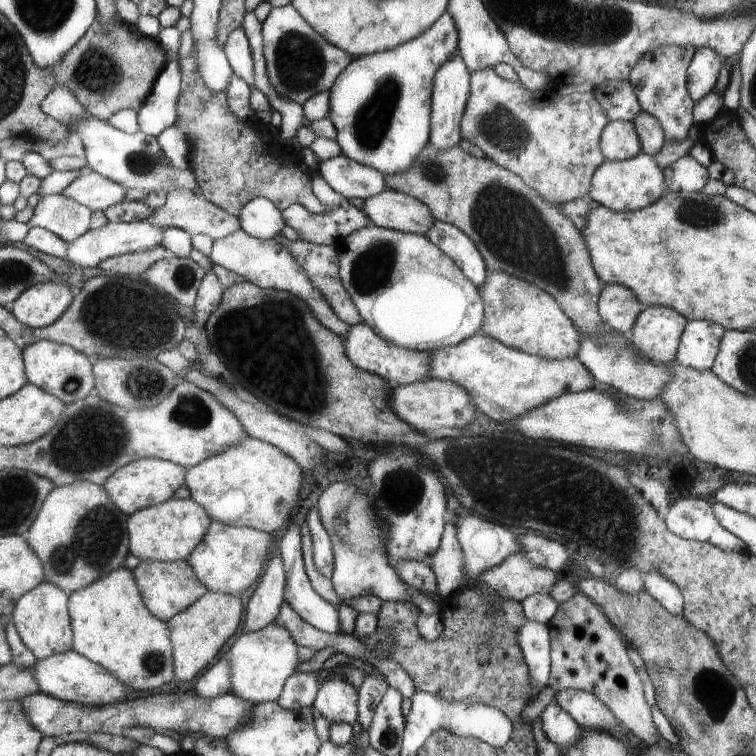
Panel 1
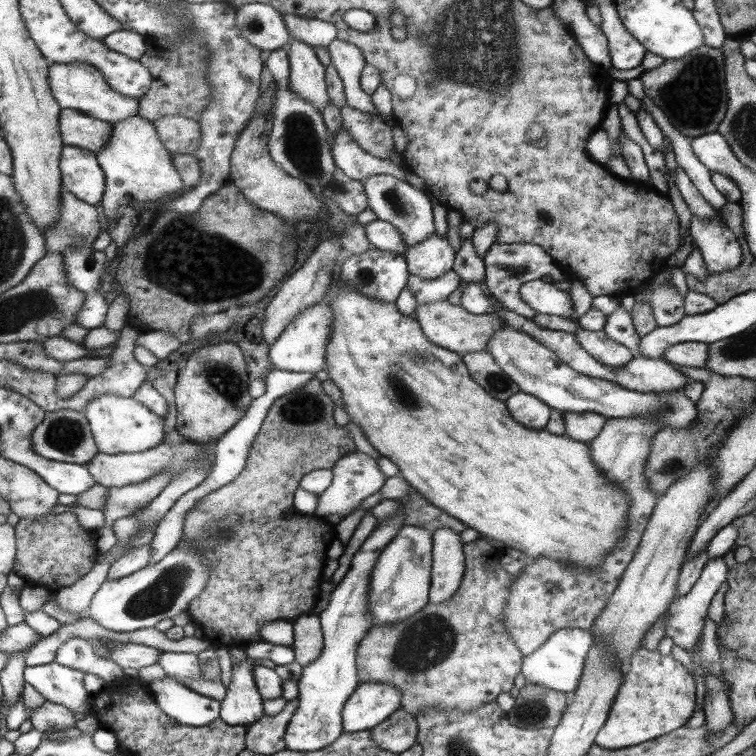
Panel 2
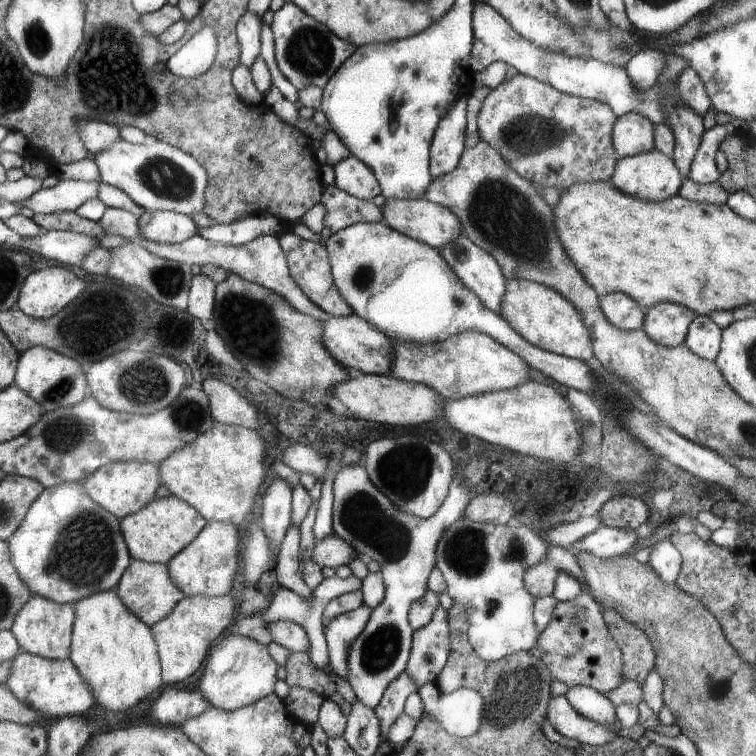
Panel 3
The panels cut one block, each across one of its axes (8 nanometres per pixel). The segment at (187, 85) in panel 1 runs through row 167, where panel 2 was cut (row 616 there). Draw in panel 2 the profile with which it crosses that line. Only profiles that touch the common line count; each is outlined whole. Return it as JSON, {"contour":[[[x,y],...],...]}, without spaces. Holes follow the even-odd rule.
{"contour":[[[314,375],[299,388],[299,390],[293,390],[289,394],[283,394],[279,398],[275,398],[269,406],[267,415],[261,423],[259,434],[255,436],[255,440],[249,447],[249,454],[247,455],[247,461],[245,466],[241,469],[241,473],[235,477],[231,482],[209,492],[209,494],[203,496],[203,498],[197,500],[197,503],[191,507],[189,512],[185,513],[183,517],[183,527],[180,537],[180,543],[186,543],[191,549],[197,549],[196,552],[204,555],[208,561],[208,572],[207,583],[205,588],[199,596],[193,598],[188,603],[189,617],[191,621],[196,623],[201,628],[202,634],[205,636],[205,640],[210,643],[210,646],[215,647],[231,647],[231,646],[242,646],[243,644],[255,641],[261,641],[259,638],[259,627],[261,625],[276,621],[293,621],[301,615],[311,614],[312,609],[316,605],[316,600],[321,595],[319,585],[322,582],[321,570],[323,569],[326,559],[326,550],[331,546],[333,540],[337,538],[337,526],[330,525],[325,520],[325,517],[309,518],[309,514],[298,513],[293,509],[293,497],[300,484],[300,478],[304,477],[305,474],[312,472],[317,469],[330,469],[335,462],[345,456],[356,451],[353,438],[347,430],[335,426],[333,422],[333,406],[329,396],[323,392],[321,388],[321,381],[317,380]]]}

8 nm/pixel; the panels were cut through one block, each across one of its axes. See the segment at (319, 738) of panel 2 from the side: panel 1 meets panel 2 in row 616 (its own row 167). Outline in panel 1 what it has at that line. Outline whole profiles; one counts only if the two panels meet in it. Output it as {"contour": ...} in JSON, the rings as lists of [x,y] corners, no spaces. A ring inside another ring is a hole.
{"contour":[[[343,154],[320,161],[317,172],[335,192],[349,200],[364,201],[385,189],[382,173]]]}

